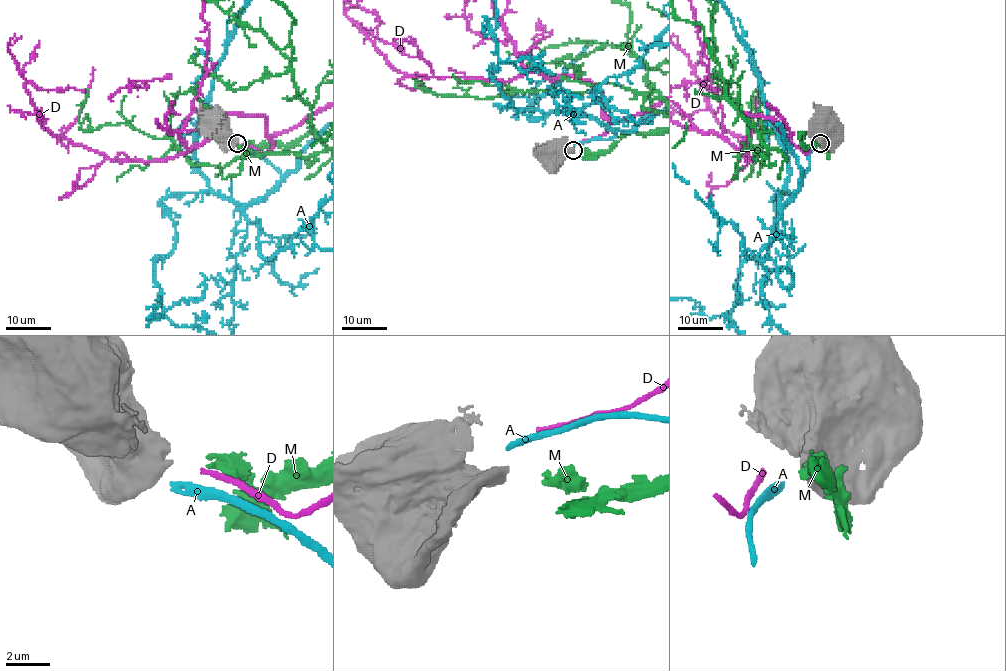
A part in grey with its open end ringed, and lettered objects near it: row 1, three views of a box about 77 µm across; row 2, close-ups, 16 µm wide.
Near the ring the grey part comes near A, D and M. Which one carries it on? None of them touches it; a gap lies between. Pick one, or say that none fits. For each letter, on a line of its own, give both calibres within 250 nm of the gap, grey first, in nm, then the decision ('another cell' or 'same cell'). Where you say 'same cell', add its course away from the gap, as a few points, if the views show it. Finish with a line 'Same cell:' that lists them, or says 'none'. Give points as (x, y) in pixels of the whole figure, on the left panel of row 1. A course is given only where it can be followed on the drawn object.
A: 600/320 nm | another cell
D: 600/220 nm | another cell
M: 600/360 nm | same cell
Same cell: M

